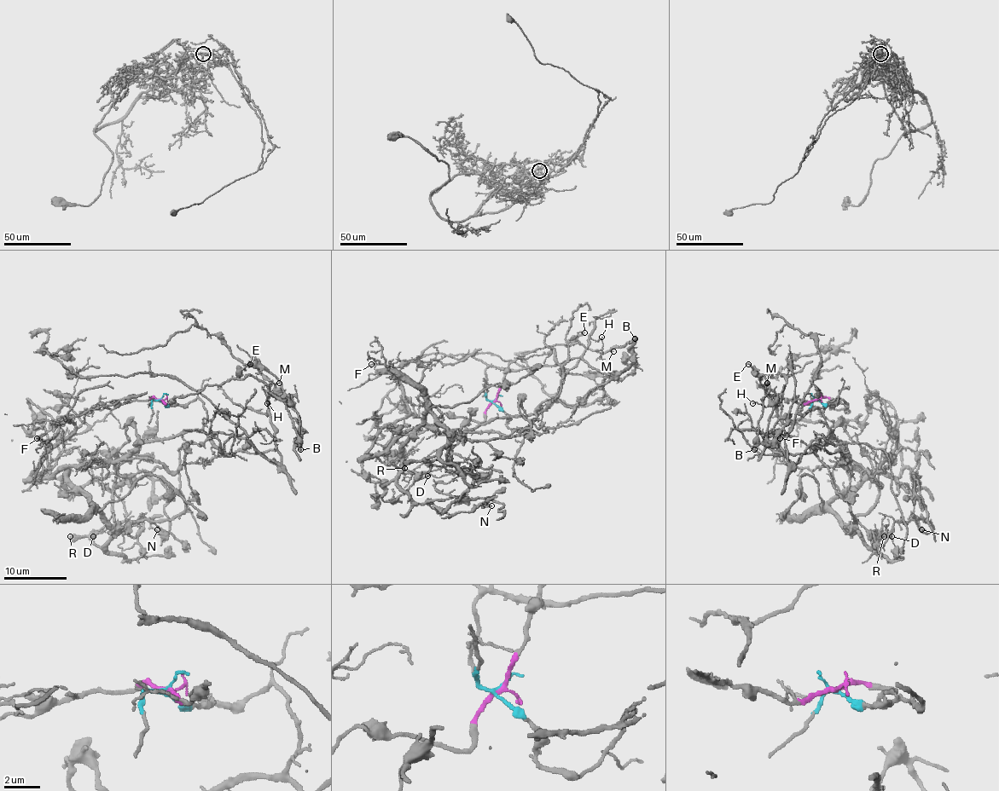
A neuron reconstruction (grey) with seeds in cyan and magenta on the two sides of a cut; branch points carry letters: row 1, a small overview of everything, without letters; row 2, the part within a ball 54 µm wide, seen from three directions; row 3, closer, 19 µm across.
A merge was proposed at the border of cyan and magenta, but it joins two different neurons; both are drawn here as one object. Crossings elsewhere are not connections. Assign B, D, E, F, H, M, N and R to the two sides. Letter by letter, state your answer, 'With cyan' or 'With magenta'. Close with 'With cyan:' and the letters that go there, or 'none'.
B: With magenta
D: With cyan
E: With magenta
F: With cyan
H: With magenta
M: With magenta
N: With cyan
R: With cyan
With cyan: D, F, N, R

